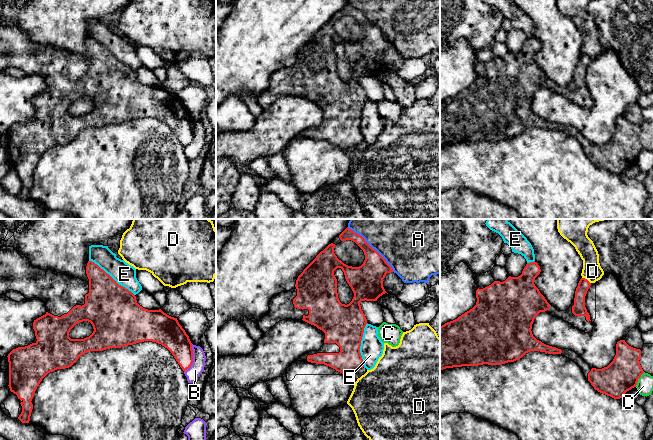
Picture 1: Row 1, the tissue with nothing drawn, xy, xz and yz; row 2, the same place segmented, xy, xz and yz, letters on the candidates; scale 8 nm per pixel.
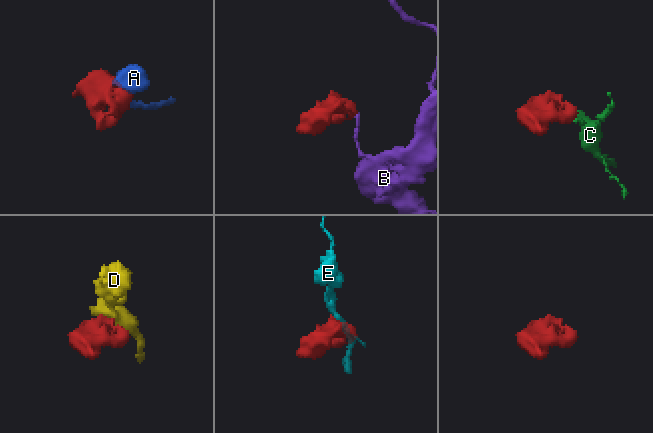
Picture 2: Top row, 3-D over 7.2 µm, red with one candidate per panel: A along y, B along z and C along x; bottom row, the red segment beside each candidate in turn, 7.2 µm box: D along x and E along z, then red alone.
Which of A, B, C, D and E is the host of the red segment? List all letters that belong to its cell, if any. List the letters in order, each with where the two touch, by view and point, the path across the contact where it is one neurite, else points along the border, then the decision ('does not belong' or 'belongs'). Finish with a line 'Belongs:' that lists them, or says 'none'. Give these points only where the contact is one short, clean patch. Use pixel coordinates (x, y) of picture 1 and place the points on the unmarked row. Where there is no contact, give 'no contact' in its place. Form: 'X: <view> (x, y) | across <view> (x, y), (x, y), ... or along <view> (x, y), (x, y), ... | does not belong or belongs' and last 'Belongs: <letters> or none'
A: xz (371, 23) | does not belong
B: xy (192, 134) | along xy (192, 120), (192, 140), (184, 148) | does not belong
C: yz (638, 154) | along yz (644, 148), (635, 162) | does not belong
D: yz (586, 55) | along yz (582, 53), (590, 59) | does not belong
E: xy (111, 53) | does not belong
Belongs: none

